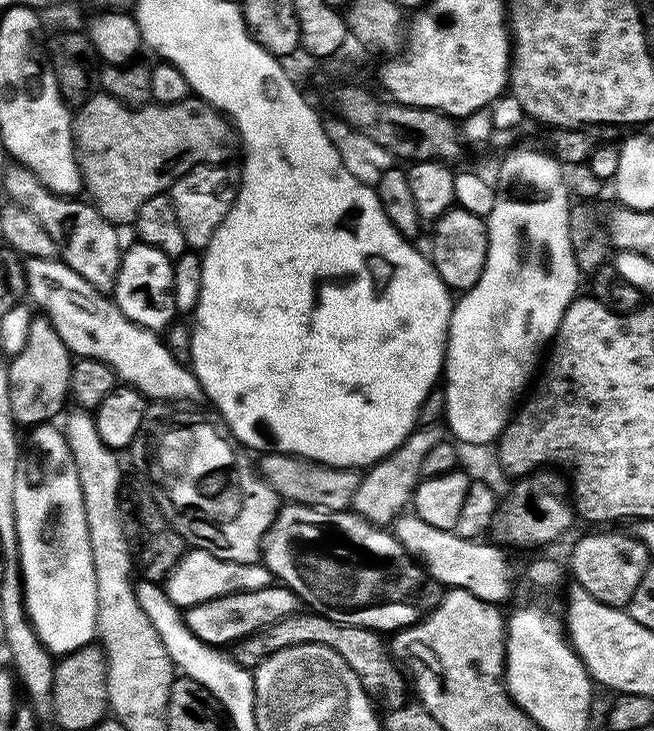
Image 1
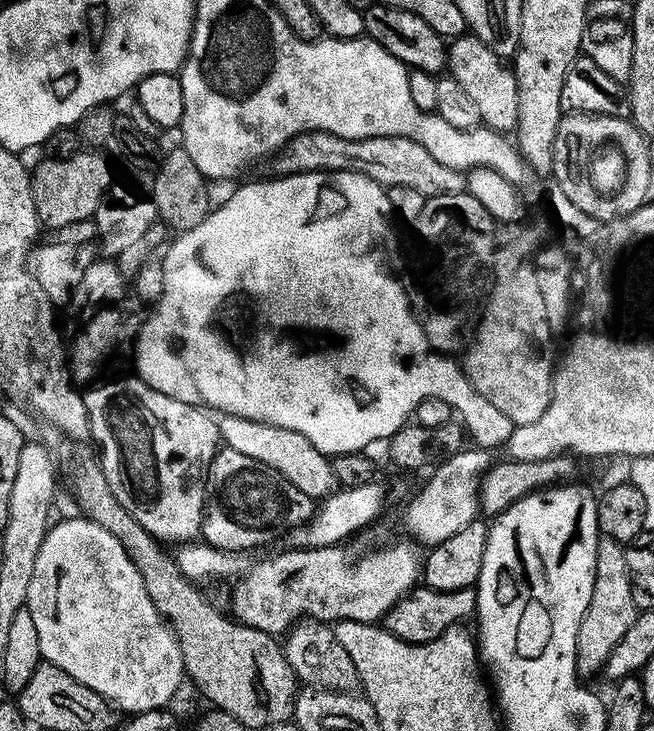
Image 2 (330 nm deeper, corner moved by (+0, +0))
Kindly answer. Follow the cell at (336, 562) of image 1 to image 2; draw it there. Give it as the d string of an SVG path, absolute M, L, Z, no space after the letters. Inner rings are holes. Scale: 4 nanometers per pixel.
M221 447L216 456L209 460L206 480L210 485L210 495L207 497L204 510L202 540L211 548L239 553L248 550L244 548L260 548L263 544L278 539L283 532L288 532L291 528L299 529L312 518L313 497L302 494L302 490L286 482L274 469L259 464L254 458L246 458L246 454L238 454L238 450L233 448Z

